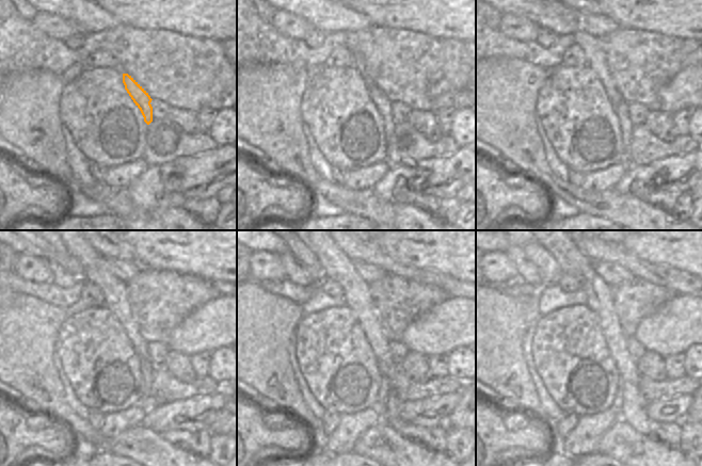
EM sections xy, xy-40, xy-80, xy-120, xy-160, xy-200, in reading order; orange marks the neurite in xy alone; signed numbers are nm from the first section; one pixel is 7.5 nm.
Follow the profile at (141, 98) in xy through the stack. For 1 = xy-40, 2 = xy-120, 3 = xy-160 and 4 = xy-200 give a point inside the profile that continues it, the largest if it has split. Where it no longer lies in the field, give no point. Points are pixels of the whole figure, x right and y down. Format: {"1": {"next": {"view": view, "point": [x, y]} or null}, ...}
{"1": {"next": {"view": "xy-40", "point": [383, 105]}}, "2": {"next": {"view": "xy-120", "point": [146, 366]}}, "3": {"next": {"view": "xy-160", "point": [385, 388]}}, "4": {"next": {"view": "xy-200", "point": [617, 405]}}}

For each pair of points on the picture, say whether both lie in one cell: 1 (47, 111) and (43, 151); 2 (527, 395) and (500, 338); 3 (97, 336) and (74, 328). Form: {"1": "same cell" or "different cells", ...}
{"1": "same cell", "2": "same cell", "3": "same cell"}

